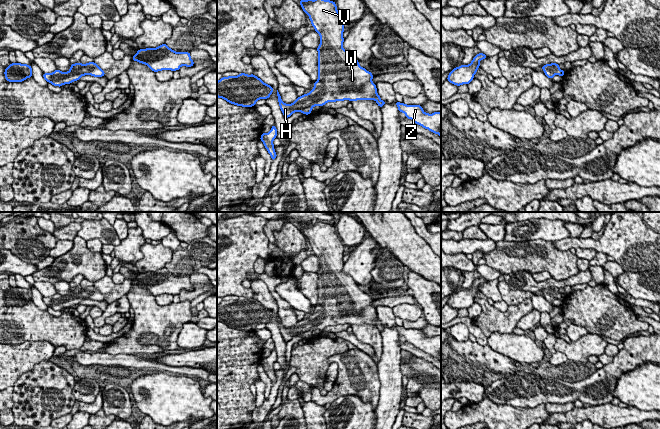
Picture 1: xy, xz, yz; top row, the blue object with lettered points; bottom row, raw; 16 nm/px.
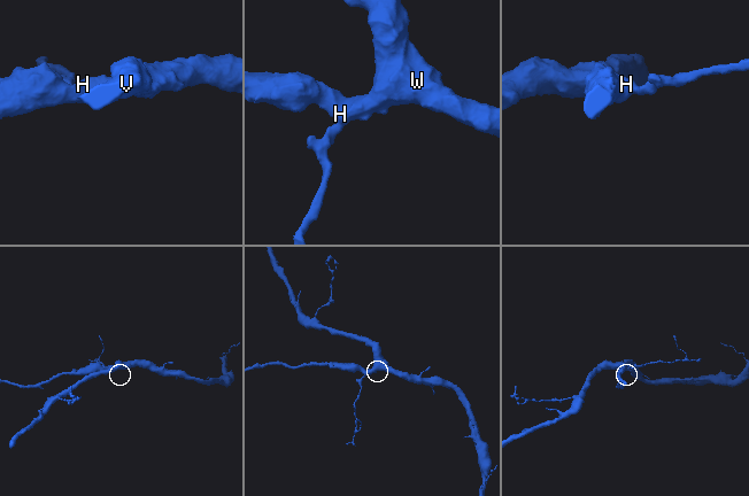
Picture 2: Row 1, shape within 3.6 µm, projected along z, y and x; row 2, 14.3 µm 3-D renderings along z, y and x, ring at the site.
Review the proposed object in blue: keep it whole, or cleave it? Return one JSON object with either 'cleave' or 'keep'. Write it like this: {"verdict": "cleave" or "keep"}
{"verdict": "keep"}

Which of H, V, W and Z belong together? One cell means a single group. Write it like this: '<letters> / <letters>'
H V W Z

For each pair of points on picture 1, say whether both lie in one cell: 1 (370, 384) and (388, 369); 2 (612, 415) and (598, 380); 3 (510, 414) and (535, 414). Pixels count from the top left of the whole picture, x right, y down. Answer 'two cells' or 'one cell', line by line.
1: two cells
2: two cells
3: one cell

